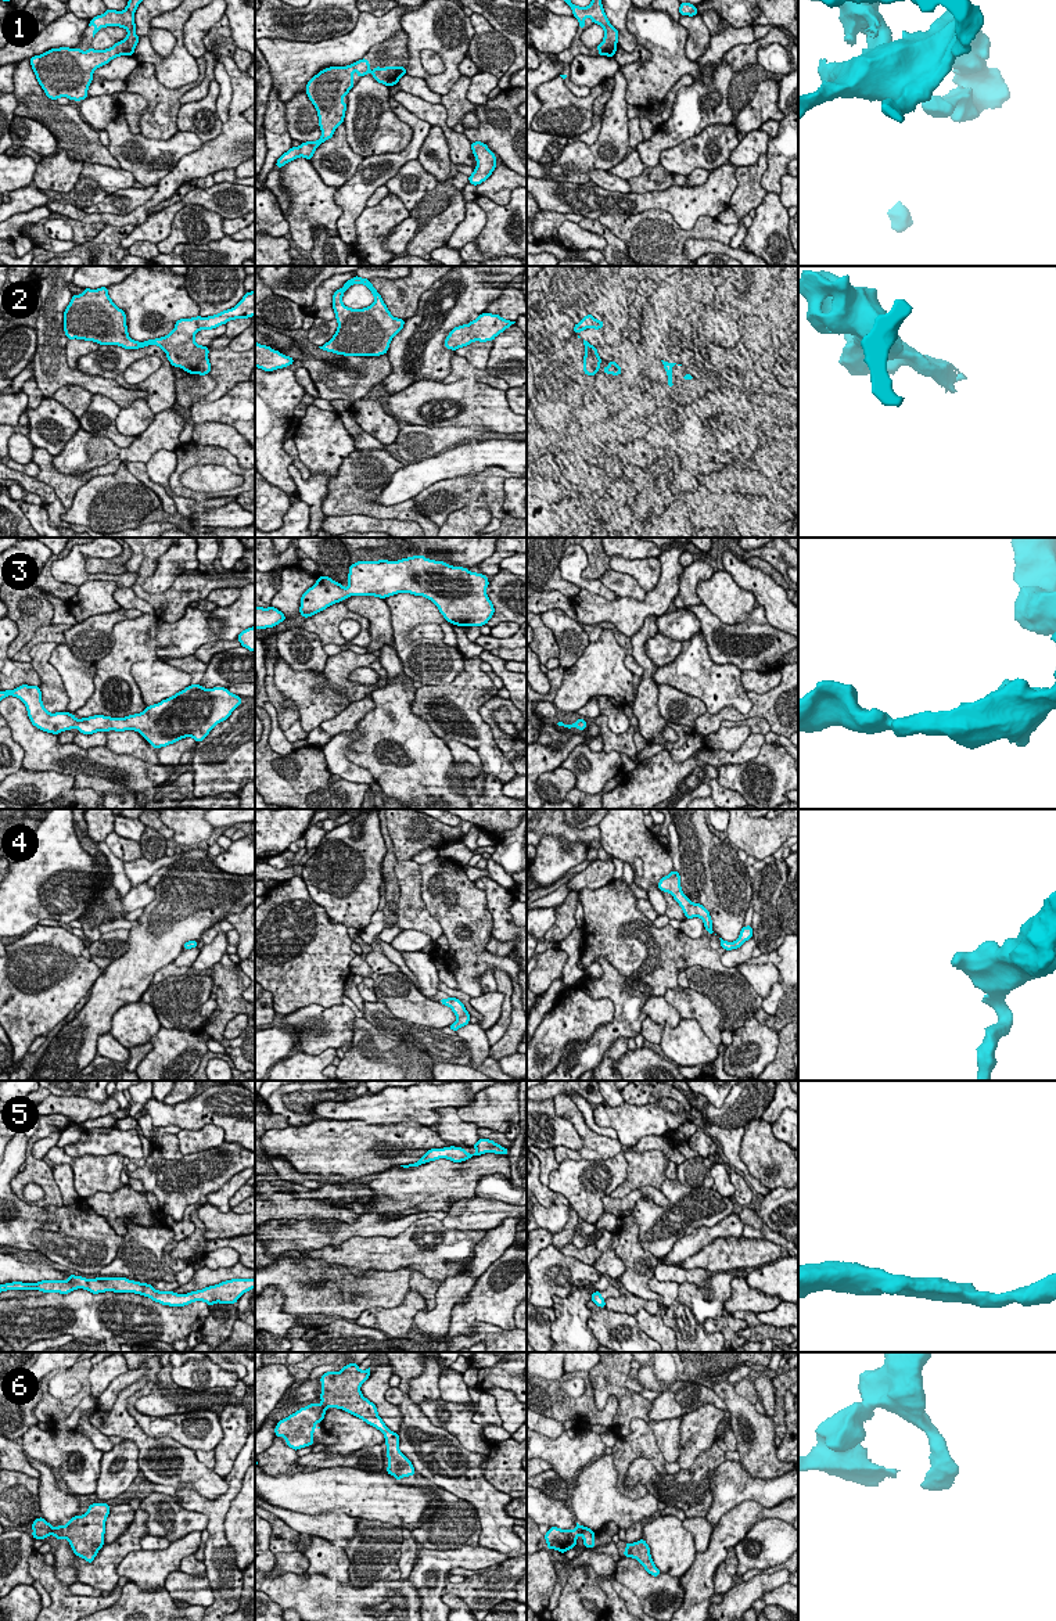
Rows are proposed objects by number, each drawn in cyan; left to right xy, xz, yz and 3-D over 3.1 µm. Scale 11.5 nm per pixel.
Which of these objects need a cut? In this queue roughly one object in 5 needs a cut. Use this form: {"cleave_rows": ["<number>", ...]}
{"cleave_rows": ["6"]}

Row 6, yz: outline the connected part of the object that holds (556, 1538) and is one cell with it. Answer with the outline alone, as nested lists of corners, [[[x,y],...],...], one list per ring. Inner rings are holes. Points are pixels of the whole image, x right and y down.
[[[577,1523],[574,1530],[561,1530],[557,1527],[550,1527],[545,1534],[547,1549],[556,1549],[560,1553],[577,1546],[578,1535],[581,1534],[581,1525]]]

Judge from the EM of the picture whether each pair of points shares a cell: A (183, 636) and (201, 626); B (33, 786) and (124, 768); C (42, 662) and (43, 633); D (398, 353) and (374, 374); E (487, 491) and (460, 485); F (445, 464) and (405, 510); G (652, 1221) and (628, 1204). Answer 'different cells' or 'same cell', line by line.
A: same cell
B: different cells
C: different cells
D: different cells
E: same cell
F: different cells
G: different cells

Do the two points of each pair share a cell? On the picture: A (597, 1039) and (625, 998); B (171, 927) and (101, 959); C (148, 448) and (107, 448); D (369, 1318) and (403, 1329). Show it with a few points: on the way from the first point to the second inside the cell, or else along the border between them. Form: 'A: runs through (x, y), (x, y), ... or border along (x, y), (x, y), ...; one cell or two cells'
A: runs through (609, 1032), (625, 1016), (625, 1009); one cell
B: border along (128, 938), (128, 948), (104, 970); two cells
C: runs through (139, 450), (117, 452); one cell
D: runs through (377, 1318), (395, 1322); one cell

